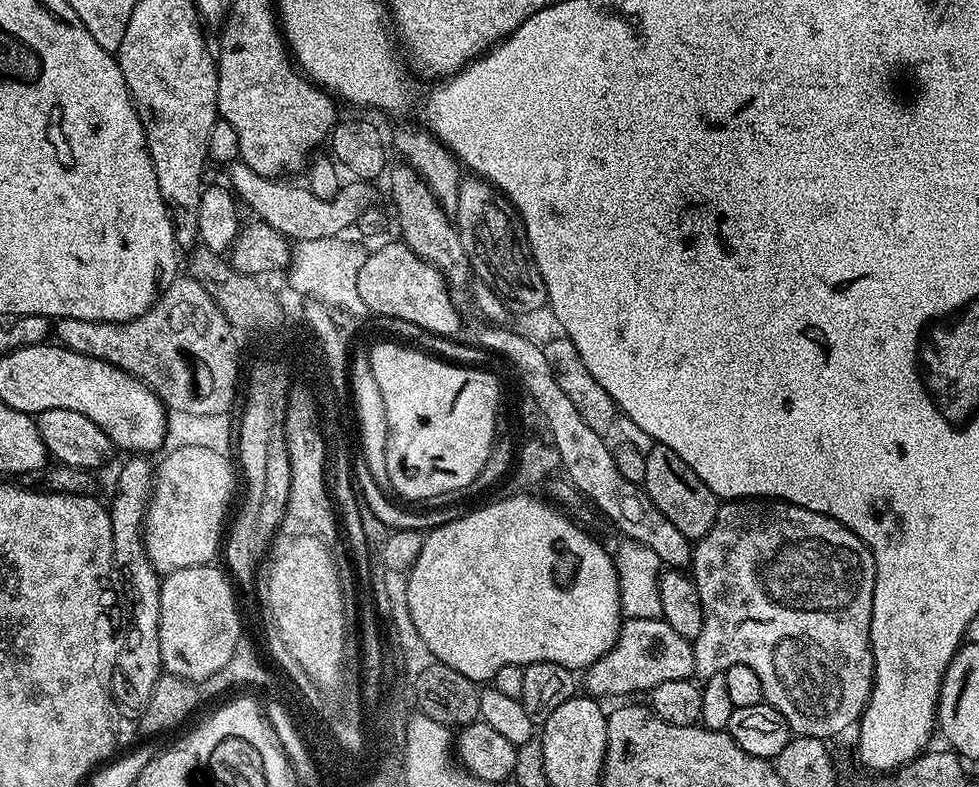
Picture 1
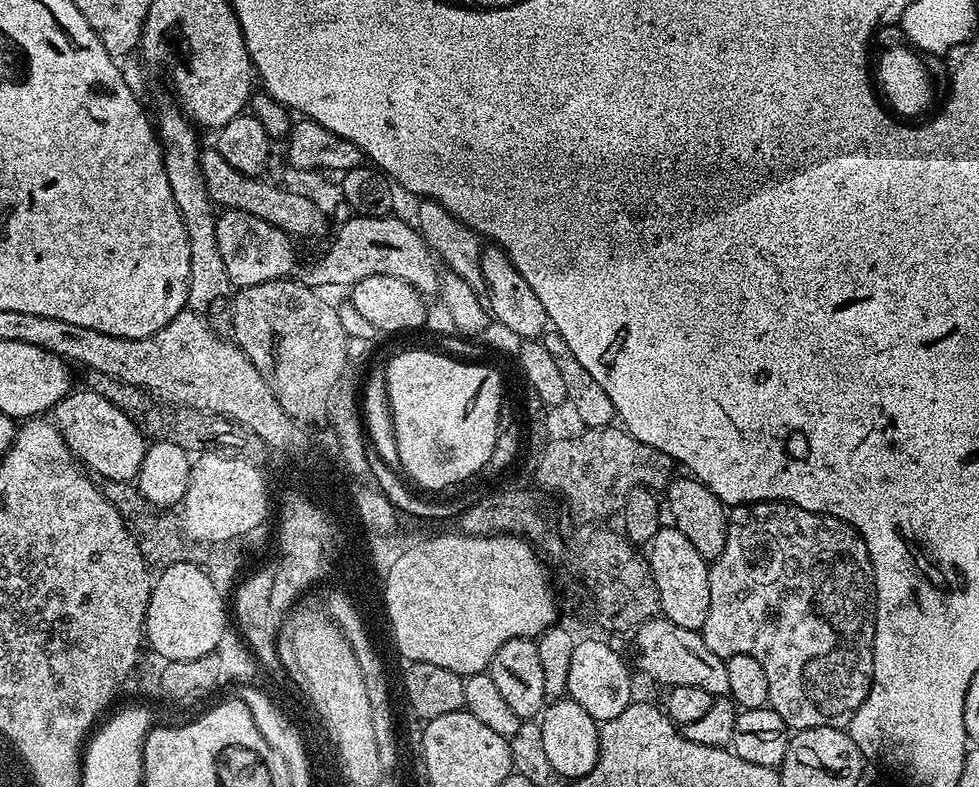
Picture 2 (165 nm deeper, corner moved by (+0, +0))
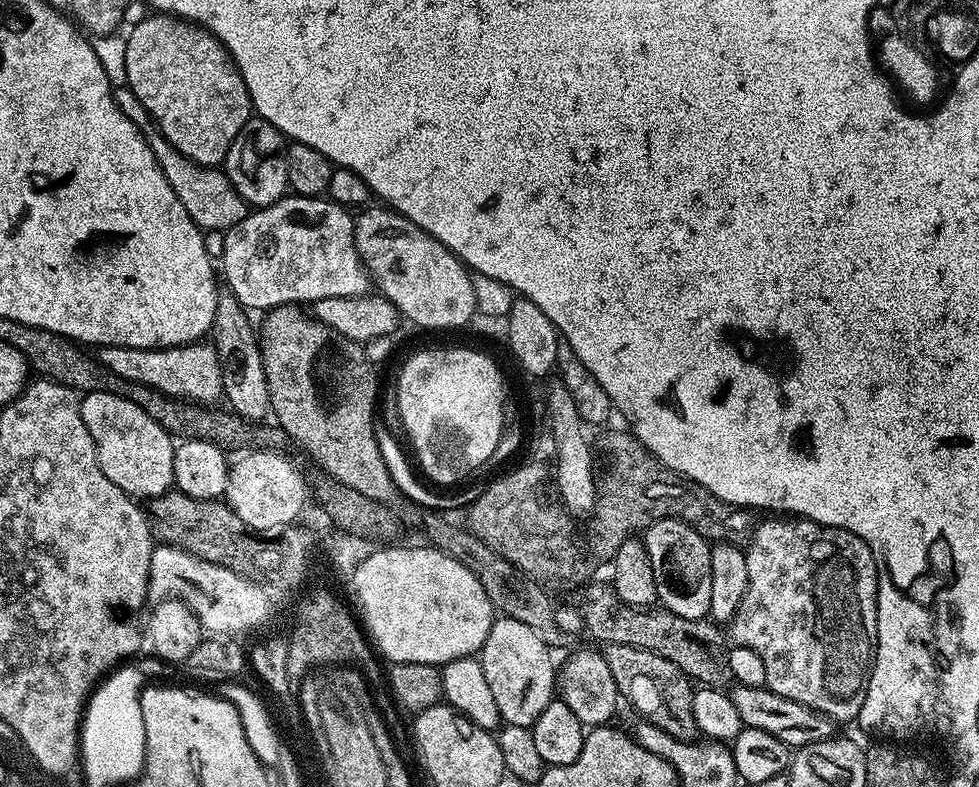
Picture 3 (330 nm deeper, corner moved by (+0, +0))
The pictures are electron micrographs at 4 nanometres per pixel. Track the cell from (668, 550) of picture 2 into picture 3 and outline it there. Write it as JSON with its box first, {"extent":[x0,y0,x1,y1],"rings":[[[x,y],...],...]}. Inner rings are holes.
{"extent":[642,519,712,620],"rings":[[[664,519],[655,521],[642,532],[646,546],[646,554],[650,556],[650,566],[654,570],[654,586],[656,599],[667,611],[678,614],[678,618],[687,620],[703,620],[710,610],[710,558],[712,549],[709,541],[705,540],[692,527],[680,519]]]}

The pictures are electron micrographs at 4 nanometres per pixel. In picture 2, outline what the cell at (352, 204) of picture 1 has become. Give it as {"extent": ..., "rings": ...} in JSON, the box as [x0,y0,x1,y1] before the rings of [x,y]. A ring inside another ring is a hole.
{"extent":[200,146,326,238],"rings":[[[212,146],[205,147],[201,151],[200,165],[202,174],[206,178],[206,190],[213,204],[221,209],[246,210],[246,214],[254,214],[254,218],[262,218],[262,222],[270,222],[270,226],[282,229],[293,238],[323,234],[326,213],[308,198],[291,193],[279,183],[267,184],[260,176],[247,176],[234,170],[234,166],[230,166],[230,162],[226,162],[226,158],[222,158],[222,154],[218,154]]]}

